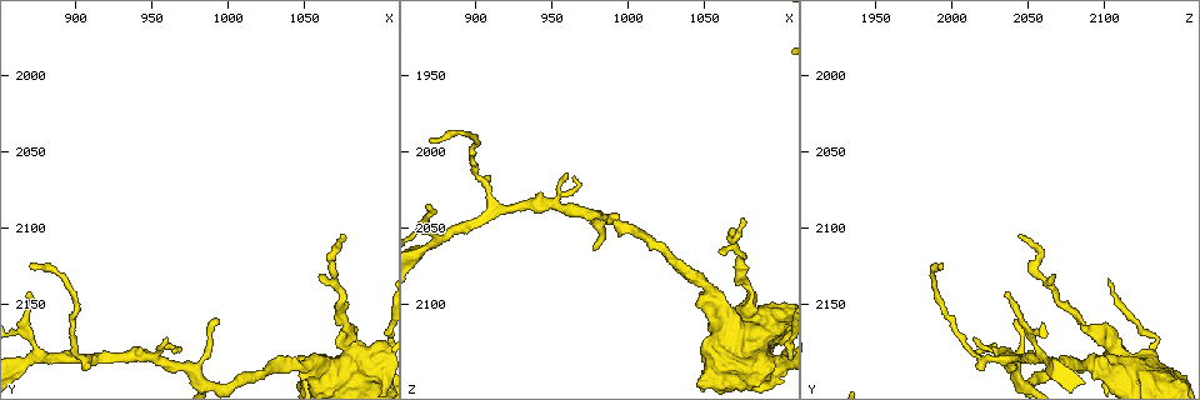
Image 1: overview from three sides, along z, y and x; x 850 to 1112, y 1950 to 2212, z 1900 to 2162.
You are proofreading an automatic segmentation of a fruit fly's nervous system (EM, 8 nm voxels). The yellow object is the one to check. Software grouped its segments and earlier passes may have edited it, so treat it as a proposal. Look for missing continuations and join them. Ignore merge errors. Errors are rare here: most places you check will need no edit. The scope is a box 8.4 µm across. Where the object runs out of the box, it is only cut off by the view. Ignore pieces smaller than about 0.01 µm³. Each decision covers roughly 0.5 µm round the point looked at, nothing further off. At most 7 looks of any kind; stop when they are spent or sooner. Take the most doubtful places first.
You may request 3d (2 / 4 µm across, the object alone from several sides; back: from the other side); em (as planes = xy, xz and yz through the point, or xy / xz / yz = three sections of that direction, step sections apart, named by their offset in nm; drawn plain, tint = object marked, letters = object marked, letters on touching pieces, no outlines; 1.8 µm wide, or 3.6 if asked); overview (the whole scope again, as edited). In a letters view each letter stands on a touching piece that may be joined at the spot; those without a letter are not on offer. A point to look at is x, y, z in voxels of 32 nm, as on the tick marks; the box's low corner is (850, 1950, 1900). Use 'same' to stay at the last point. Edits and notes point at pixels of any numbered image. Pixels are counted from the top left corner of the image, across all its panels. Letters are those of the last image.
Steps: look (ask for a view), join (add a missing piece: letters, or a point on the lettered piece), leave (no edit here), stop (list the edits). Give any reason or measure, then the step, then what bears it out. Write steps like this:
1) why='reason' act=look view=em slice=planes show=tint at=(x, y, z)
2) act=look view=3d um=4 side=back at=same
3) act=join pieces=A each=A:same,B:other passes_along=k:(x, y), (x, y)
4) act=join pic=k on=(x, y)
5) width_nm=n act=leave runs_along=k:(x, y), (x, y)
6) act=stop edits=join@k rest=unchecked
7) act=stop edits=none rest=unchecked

why='end of a long branch' act=look view=3d um=4 at=(872, 2124, 1994)

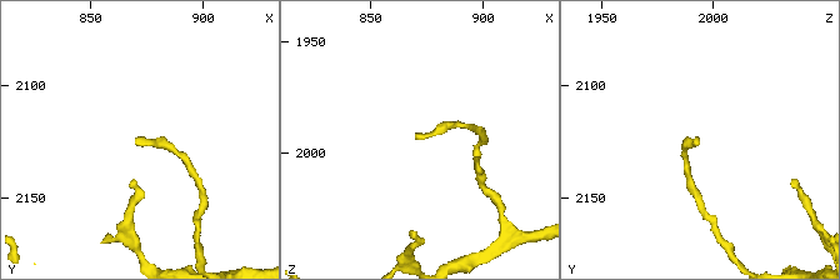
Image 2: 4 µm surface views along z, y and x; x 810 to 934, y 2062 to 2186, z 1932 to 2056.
why='now the EM' act=look view=em slice=xz step=16 show=letters at=(869, 2126, 1993)

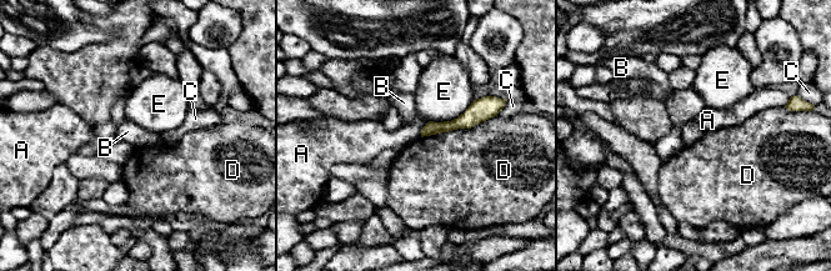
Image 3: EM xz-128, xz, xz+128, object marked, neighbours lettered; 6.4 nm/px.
act=look view=em slice=yz step=16 show=letters at=same

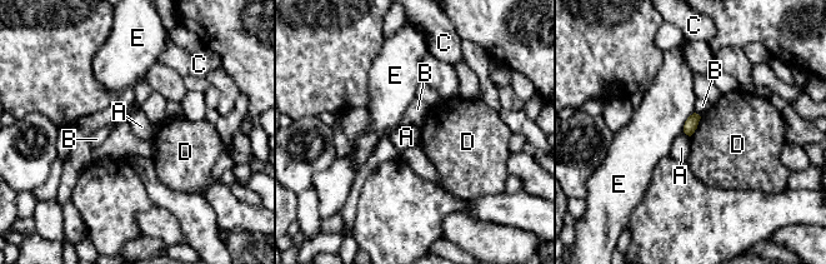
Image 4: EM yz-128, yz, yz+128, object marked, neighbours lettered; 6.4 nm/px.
width_nm=80 act=leave each=A:other,B:other,C:other,D:other,E:other border=4:(682, 132), (690, 137) found='none of them fits'

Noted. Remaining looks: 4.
why='an open end' act=look view=em slice=yz step=16 show=tint at=(1074, 2102, 2046)

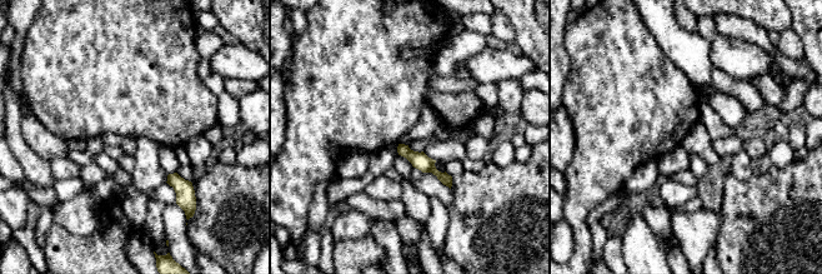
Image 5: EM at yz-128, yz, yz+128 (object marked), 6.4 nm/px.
act=look view=em slice=planes show=letters at=same

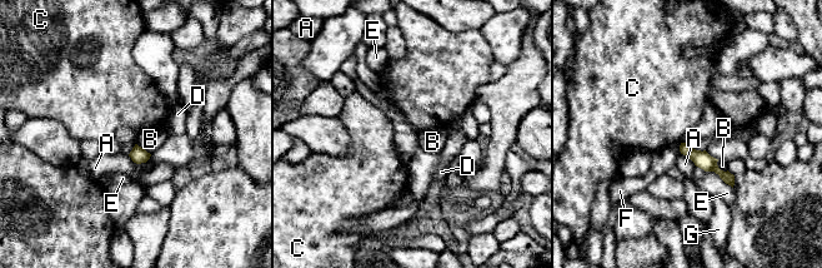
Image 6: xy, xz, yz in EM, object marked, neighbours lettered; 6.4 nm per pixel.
width_nm=100 act=leave each=A:other,B:other,C:other,D:other,E:other,F:other,G:other border=6:(136, 143), (150, 154) found='no lettered piece goes on from it'

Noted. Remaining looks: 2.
why='tapers out' act=look view=3d um=2 side=back at=(960, 2174, 2016)

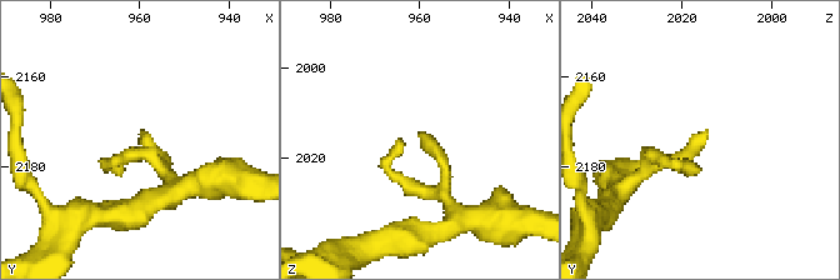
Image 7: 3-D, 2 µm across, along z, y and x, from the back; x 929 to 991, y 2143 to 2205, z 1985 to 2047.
act=look view=em slice=planes show=letters at=(960, 2173, 2015)

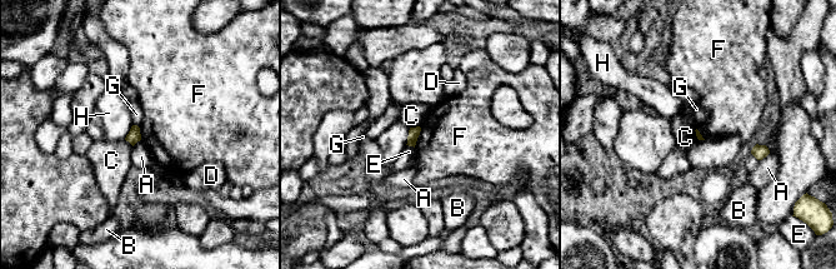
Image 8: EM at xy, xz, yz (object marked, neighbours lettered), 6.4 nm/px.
act=leave each=A:other,B:other,C:other,D:other,E:other,F:other,G:other,H:other found='no lettered piece goes on from it'

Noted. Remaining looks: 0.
act=stop edits=none rest=unchecked

